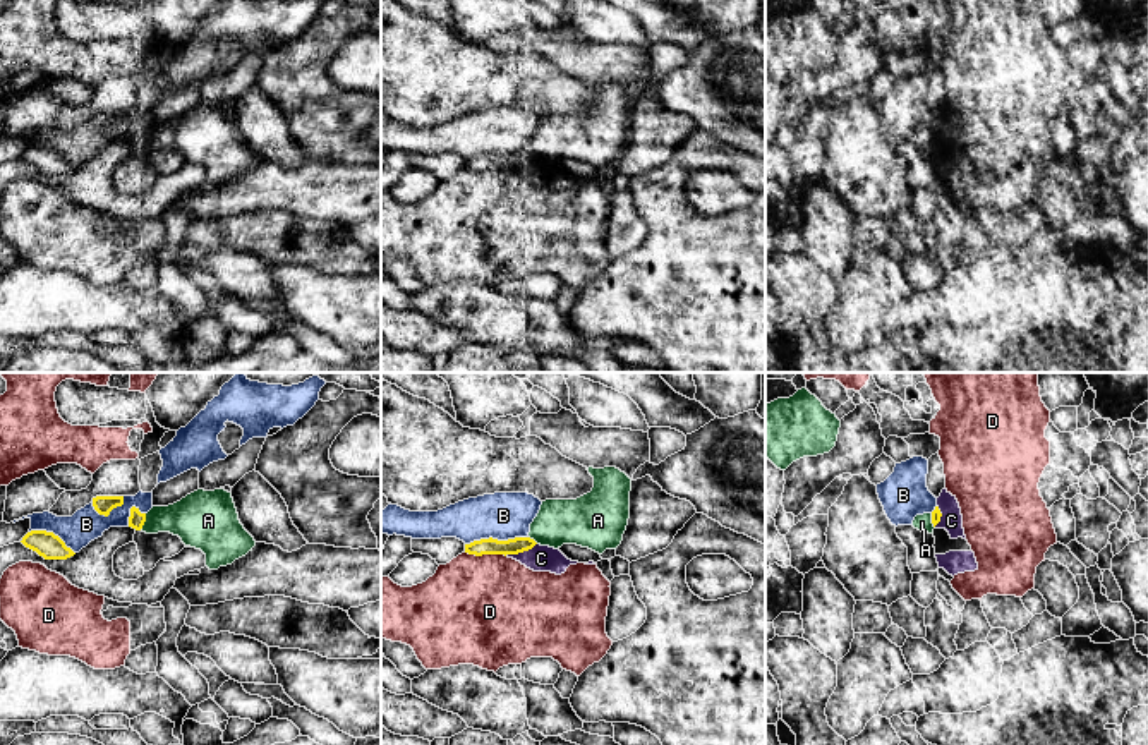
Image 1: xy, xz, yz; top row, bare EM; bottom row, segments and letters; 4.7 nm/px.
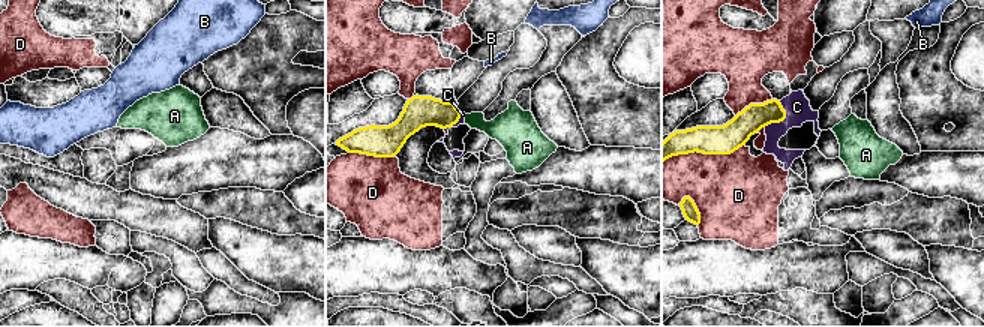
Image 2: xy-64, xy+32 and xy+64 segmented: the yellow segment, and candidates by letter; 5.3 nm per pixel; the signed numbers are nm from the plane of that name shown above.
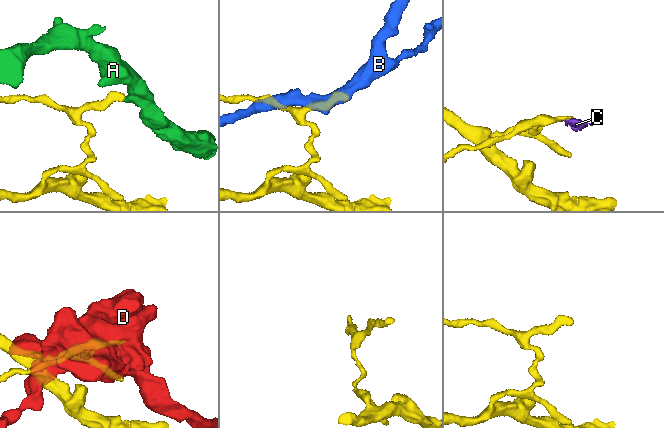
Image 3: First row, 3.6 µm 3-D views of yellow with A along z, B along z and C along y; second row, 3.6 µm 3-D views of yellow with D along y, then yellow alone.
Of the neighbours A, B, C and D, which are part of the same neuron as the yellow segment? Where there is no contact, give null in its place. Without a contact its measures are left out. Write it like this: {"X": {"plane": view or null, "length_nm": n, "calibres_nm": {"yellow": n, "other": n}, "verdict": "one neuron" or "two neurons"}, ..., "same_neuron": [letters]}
{"A": {"plane": "xy", "length_nm": 90, "calibres_nm": {"yellow": 80, "other": 240}, "verdict": "two neurons"}, "B": {"plane": "xz", "length_nm": 300, "calibres_nm": {"yellow": 80, "other": 220}, "verdict": "two neurons"}, "C": {"plane": "xz", "length_nm": 160, "calibres_nm": {"yellow": 80, "other": 130}, "verdict": "two neurons"}, "D": {"plane": "xz", "length_nm": 190, "calibres_nm": {"yellow": 80, "other": 480}, "verdict": "two neurons"}, "same_neuron": []}

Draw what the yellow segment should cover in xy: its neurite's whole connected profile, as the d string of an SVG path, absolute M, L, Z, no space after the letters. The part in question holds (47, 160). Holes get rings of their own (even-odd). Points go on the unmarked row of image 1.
M31 146L21 158L45 175L67 175L76 170L58 151L46 146Z

